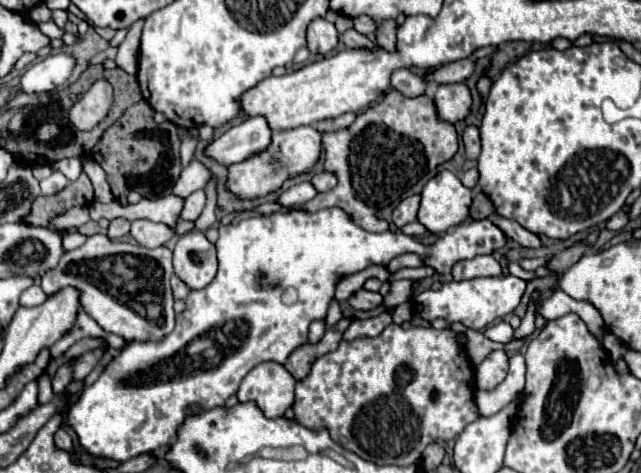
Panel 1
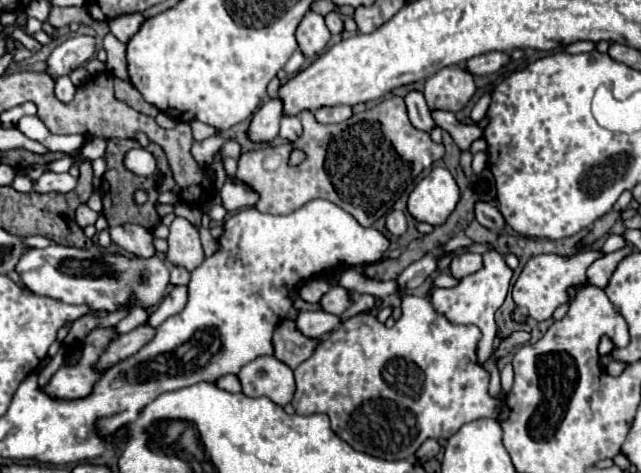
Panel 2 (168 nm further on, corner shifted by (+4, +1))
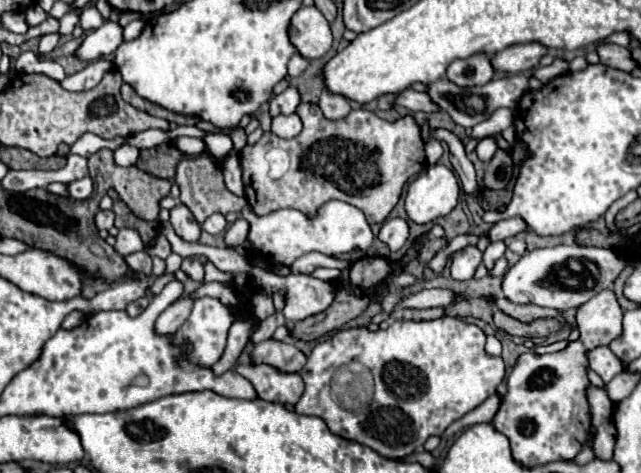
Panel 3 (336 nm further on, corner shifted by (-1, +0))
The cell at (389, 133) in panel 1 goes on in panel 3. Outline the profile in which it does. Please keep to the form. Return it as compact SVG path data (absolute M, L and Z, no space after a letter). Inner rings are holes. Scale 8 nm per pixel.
M300 104L296 114L300 116L304 128L296 138L284 140L272 132L264 132L256 144L246 144L240 152L242 164L242 180L244 180L244 196L248 198L250 208L258 216L266 216L280 208L294 208L304 212L308 218L314 218L316 210L328 200L344 200L356 208L360 208L370 224L382 224L392 208L398 204L402 188L410 178L414 178L420 170L424 170L426 154L424 140L420 136L420 126L410 118L400 118L396 122L386 122L368 110L352 110L344 120L328 120L322 116L318 104ZM272 148L282 148L288 152L290 166L282 178L270 176L270 166L266 160L266 152Z

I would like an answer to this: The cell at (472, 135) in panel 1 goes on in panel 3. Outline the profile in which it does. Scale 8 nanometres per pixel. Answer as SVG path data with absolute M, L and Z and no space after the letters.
M406 88L406 90L402 90L400 94L396 94L394 102L396 102L398 106L404 106L404 108L412 110L412 112L426 112L426 114L430 114L430 112L436 112L436 110L438 110L438 106L430 102L428 94L416 92L416 90L412 90L412 88Z

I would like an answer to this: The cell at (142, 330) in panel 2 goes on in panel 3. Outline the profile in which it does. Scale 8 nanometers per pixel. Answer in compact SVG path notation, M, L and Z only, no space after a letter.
M184 294L182 298L178 298L174 304L170 304L156 320L156 332L158 334L174 334L178 330L178 326L182 326L182 322L190 316L194 298L190 294Z

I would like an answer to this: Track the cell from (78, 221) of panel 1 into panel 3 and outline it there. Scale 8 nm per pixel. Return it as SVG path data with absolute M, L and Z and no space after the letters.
M100 210L96 214L96 226L100 230L110 230L114 226L114 212L112 210Z

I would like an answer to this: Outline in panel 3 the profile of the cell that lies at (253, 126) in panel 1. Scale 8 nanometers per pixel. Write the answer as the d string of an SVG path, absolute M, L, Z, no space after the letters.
M288 86L282 94L278 94L270 100L270 116L292 114L292 112L296 112L298 104L300 104L300 92L294 86Z

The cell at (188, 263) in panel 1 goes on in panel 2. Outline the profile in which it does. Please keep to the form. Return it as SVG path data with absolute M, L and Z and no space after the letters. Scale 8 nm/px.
M175 217L175 221L169 226L167 241L167 261L177 267L193 271L205 259L197 228L183 217Z

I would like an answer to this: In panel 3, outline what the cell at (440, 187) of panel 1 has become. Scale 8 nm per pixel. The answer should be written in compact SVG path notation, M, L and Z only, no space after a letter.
M434 164L422 170L406 192L406 212L416 224L428 224L446 216L460 196L460 186L450 168Z

